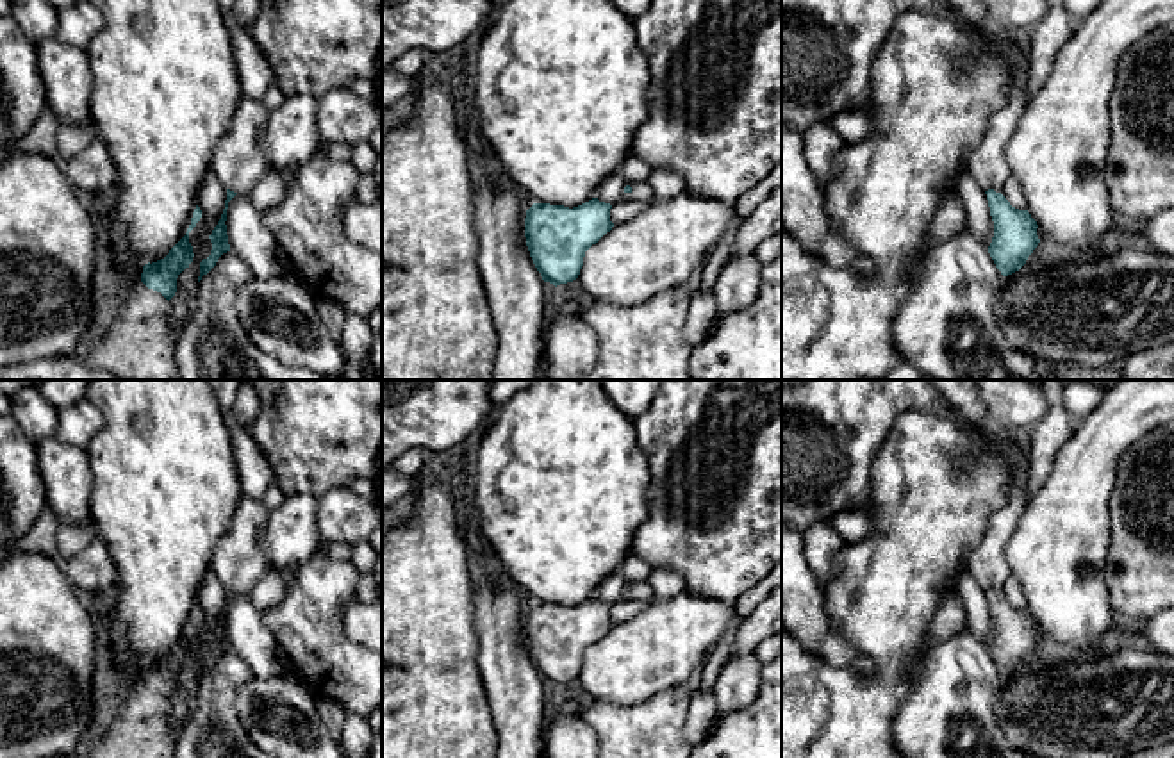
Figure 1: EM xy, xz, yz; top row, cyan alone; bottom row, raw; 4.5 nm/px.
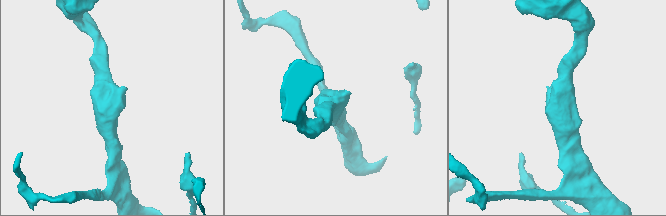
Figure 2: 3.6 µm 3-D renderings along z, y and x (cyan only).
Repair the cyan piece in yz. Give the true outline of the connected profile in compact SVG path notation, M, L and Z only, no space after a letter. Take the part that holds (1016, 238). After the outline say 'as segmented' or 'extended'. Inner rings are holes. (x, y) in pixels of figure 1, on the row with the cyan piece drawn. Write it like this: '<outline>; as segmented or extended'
M1010 27L1003 32L1003 37L1021 48L1021 59L1015 64L1019 82L1010 91L1006 105L990 116L980 144L967 157L967 169L988 200L994 221L994 237L988 253L1001 275L1008 276L1026 264L1040 239L1037 235L1038 225L1031 214L1012 207L1001 194L1010 177L1005 152L1028 103L1022 77L1029 70L1033 32Z; extended

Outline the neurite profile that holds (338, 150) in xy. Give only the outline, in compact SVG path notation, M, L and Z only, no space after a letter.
M323 141L319 146L319 152L323 152L327 157L335 161L350 161L353 144L341 143L341 141Z

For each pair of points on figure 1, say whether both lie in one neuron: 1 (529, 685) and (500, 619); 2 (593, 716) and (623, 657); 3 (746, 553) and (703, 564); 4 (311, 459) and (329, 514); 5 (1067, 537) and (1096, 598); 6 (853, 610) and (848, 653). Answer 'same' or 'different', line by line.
1: same
2: different
3: same
4: different
5: same
6: different

